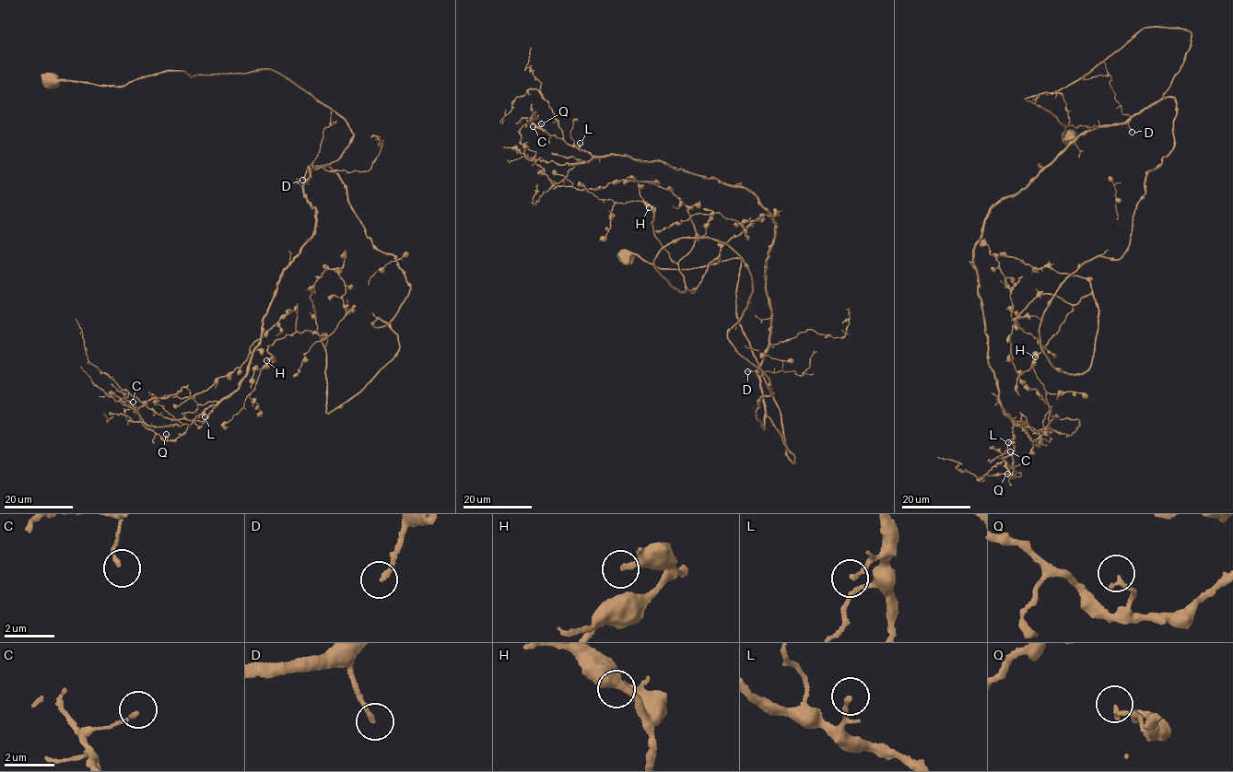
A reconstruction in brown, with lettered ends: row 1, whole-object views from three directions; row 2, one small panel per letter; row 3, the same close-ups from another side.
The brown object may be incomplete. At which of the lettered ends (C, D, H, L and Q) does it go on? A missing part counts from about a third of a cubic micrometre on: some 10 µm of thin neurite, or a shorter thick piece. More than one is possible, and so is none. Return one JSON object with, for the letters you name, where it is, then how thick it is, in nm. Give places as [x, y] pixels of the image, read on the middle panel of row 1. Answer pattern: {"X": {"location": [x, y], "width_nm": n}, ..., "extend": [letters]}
{"D": {"location": [747, 371], "width_nm": 180}, "extend": ["D"]}

